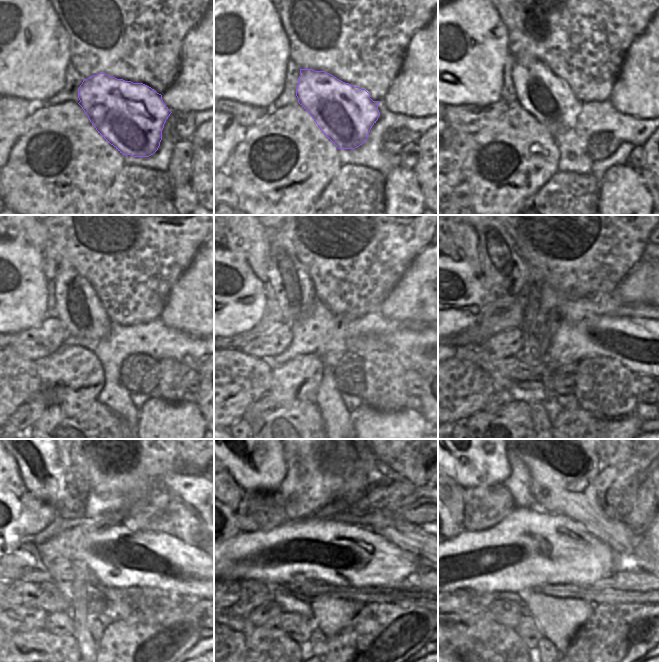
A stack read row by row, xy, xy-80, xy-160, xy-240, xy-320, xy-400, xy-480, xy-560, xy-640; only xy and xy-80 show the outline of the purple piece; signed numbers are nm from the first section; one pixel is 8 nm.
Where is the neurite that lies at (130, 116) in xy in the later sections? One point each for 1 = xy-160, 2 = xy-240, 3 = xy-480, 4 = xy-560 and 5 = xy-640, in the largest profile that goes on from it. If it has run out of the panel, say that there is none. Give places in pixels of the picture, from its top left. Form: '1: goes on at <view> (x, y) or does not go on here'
1: goes on at xy-160 (549, 99)
2: goes on at xy-240 (79, 308)
3: goes on at xy-480 (38, 463)
4: goes on at xy-560 (256, 460)
5: goes on at xy-640 (473, 459)

